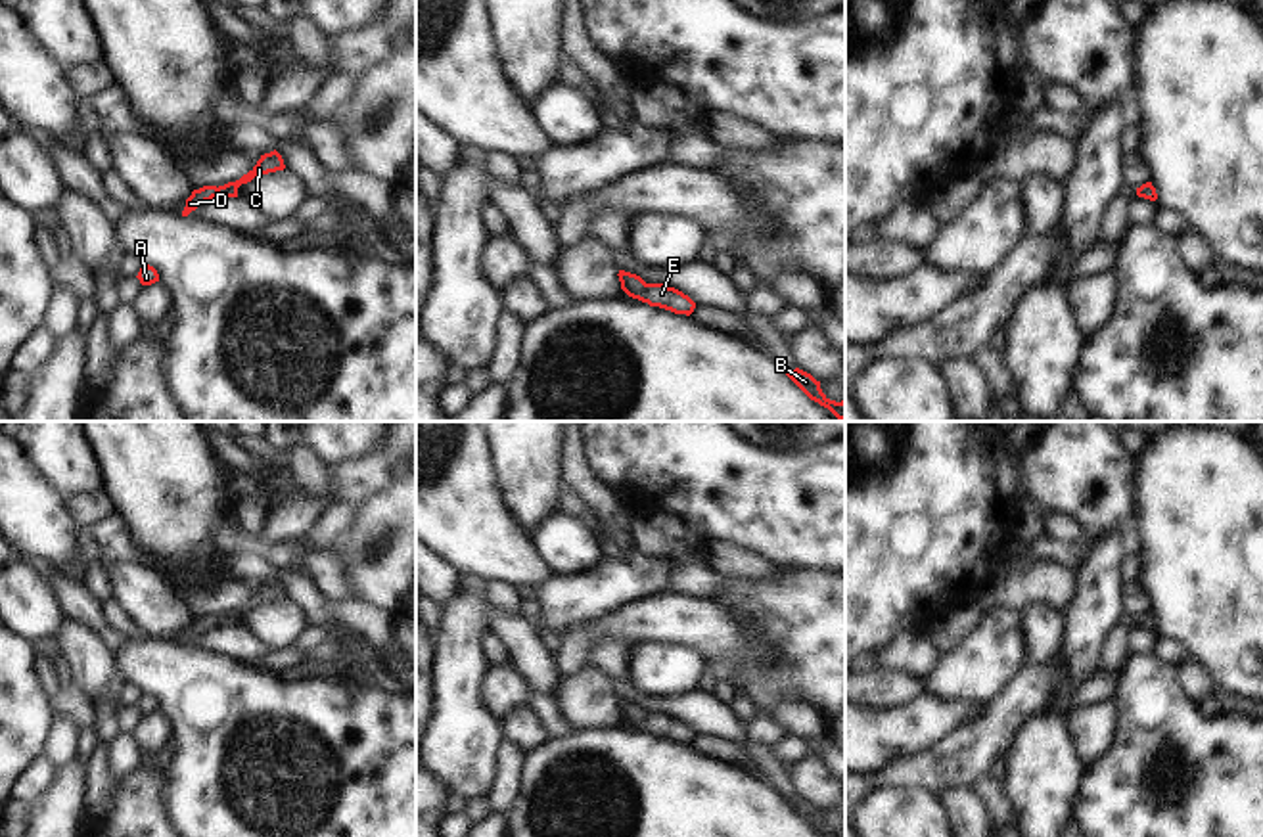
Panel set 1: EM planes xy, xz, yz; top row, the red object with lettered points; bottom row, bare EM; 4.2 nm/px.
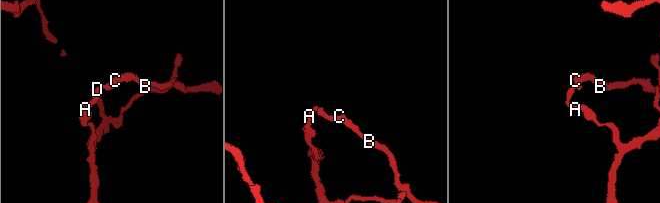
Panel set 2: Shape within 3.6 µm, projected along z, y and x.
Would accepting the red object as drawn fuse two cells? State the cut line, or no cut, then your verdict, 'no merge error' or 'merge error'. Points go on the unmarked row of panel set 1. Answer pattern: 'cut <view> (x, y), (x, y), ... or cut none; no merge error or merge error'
cut none; no merge error

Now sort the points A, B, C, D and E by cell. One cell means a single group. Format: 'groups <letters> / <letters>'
groups A B C D E

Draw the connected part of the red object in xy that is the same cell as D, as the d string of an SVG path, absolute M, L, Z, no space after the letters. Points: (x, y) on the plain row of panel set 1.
M276 578L270 582L264 582L257 590L257 594L247 603L243 603L240 609L228 611L218 617L217 615L203 615L199 619L194 619L192 624L186 628L186 636L182 640L182 645L188 645L192 640L195 640L205 630L211 630L213 626L238 626L238 617L241 613L247 613L257 605L284 599L284 598L286 598L284 588Z

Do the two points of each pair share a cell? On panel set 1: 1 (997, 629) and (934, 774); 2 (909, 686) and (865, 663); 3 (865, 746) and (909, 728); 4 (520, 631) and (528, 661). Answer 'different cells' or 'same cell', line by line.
1: different cells
2: different cells
3: same cell
4: same cell

